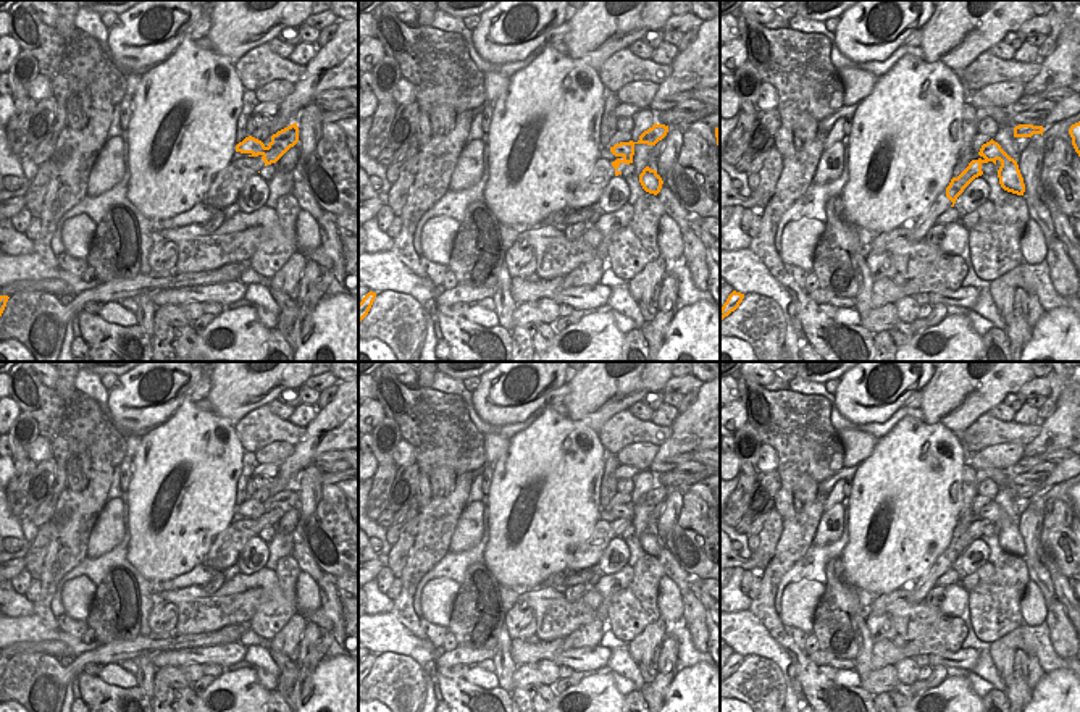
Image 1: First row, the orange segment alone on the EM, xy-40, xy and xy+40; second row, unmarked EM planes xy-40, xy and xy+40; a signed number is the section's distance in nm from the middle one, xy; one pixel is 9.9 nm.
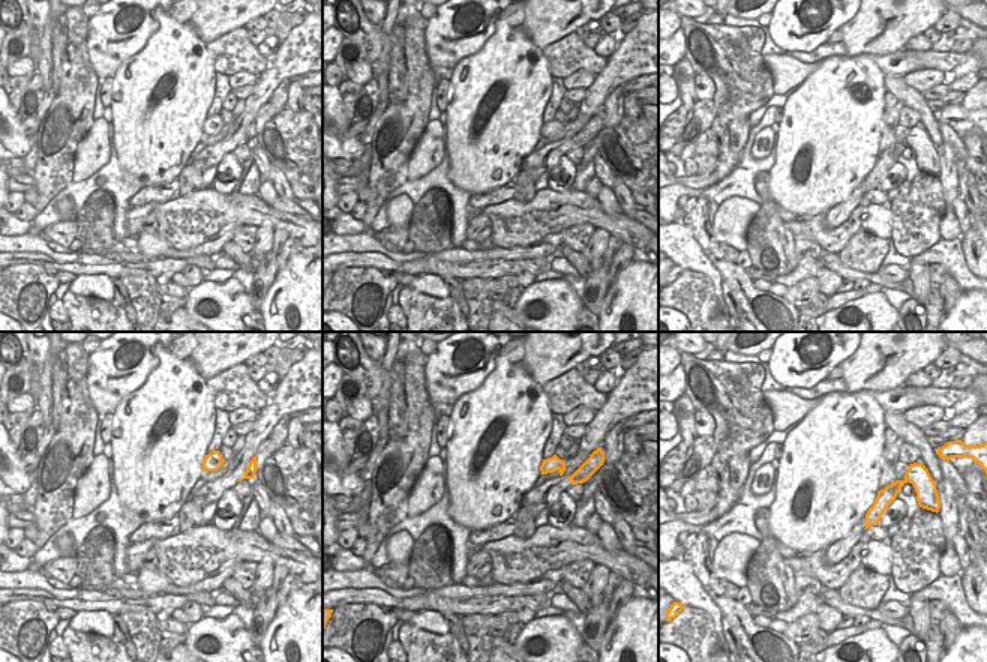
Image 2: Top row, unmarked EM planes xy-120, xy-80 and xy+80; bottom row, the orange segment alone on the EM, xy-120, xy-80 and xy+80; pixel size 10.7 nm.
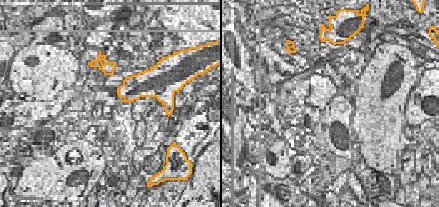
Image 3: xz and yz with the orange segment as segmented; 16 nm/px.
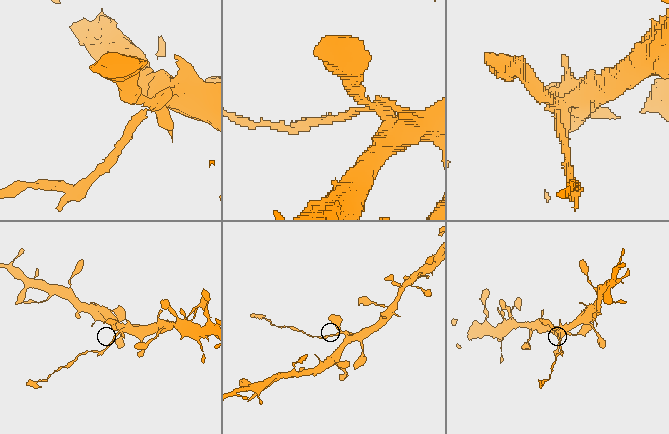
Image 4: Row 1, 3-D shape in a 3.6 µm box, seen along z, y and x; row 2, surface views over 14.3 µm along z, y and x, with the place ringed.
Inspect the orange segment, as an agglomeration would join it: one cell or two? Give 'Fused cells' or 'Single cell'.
Fused cells

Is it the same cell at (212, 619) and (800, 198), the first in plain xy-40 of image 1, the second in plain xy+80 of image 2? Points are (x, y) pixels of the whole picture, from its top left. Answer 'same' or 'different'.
different

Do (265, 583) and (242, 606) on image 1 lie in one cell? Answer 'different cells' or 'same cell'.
same cell

